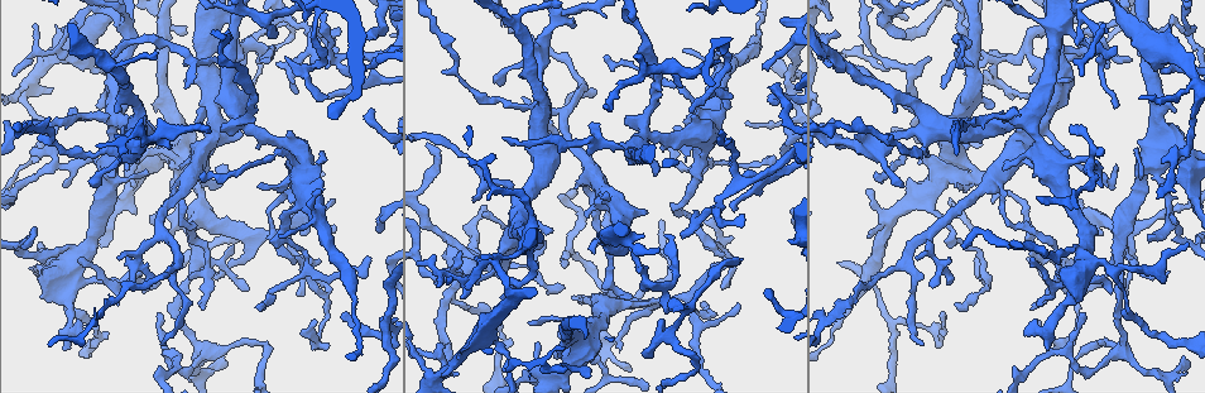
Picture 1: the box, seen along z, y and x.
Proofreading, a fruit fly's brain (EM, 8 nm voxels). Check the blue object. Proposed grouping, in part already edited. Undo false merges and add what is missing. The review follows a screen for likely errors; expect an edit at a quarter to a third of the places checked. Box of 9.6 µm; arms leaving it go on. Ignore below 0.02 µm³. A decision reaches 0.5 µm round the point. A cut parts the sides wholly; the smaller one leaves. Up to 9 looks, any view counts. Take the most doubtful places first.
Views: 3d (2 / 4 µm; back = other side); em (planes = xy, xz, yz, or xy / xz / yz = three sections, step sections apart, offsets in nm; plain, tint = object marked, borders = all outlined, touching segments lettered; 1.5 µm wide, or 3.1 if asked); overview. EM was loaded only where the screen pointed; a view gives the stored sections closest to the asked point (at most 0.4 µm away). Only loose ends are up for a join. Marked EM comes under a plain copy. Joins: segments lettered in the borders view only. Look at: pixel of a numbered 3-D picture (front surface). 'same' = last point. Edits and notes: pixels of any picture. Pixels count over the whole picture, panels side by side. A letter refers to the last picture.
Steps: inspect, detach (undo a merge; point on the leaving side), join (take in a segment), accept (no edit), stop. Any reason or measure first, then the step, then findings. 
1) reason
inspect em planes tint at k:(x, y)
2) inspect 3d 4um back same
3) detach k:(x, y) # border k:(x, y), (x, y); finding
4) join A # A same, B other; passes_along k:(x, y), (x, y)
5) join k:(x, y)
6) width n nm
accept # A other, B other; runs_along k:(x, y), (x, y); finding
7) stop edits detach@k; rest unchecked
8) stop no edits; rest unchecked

tapers out
inspect em planes tint at 1:(923, 343)

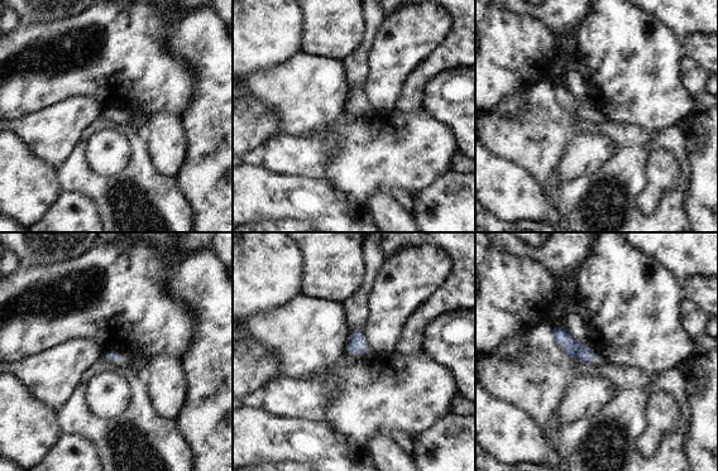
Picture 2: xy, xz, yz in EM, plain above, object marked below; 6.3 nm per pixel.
see the neighbours
inspect em planes borders same

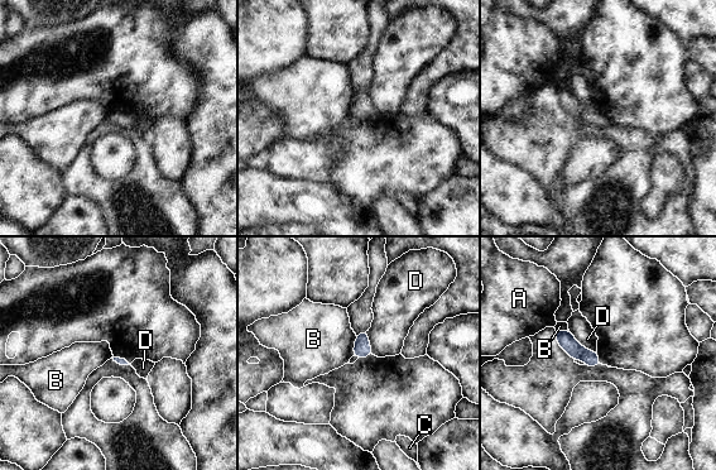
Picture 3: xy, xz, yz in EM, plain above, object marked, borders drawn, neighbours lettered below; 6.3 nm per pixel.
accept # A other, B other, C other, D other; border 3:(356, 336), (352, 355); none of them fits

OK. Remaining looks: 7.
branch stops here
inspect em yz step 4 borders at 1:(459, 353)

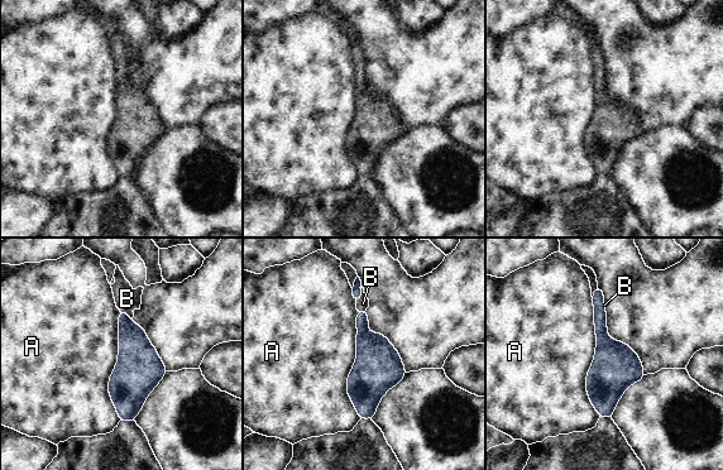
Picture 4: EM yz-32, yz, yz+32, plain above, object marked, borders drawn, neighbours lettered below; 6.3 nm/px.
longest_contact A 750 nm
join B # A other, B same; passes_along 4:(355, 291), (362, 295), (363, 303); it goes on there

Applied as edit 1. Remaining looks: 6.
tapers out
inspect em planes borders at 1:(82, 259)

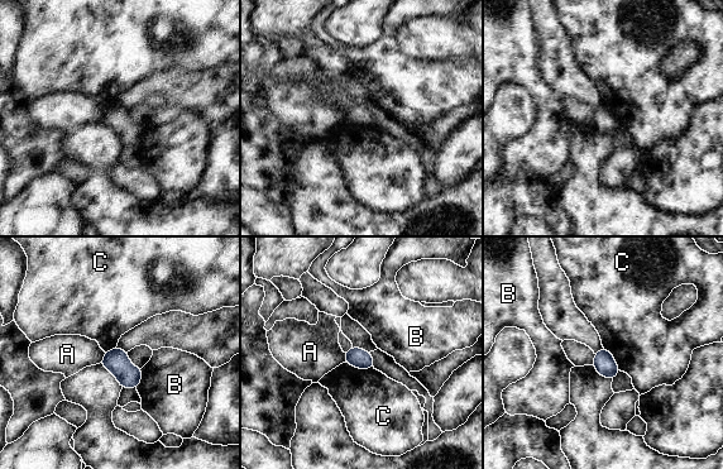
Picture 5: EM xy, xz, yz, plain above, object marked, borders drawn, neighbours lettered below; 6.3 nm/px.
accept # A other, B other, C other; border 5:(345, 362), (354, 367), (373, 368); none of them fits

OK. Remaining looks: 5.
sharp bend
inspect 3d 4um at 1:(1180, 27)

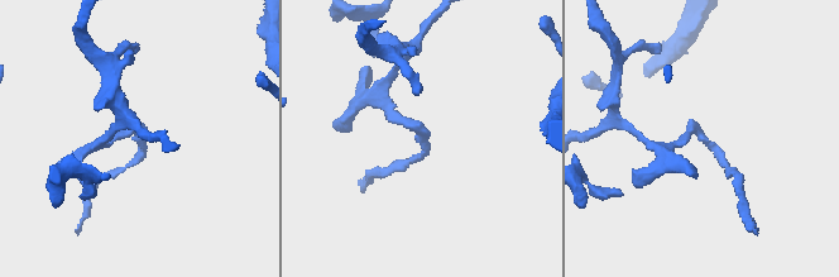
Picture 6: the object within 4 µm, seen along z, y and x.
inspect em planes borders at 6:(424, 135)

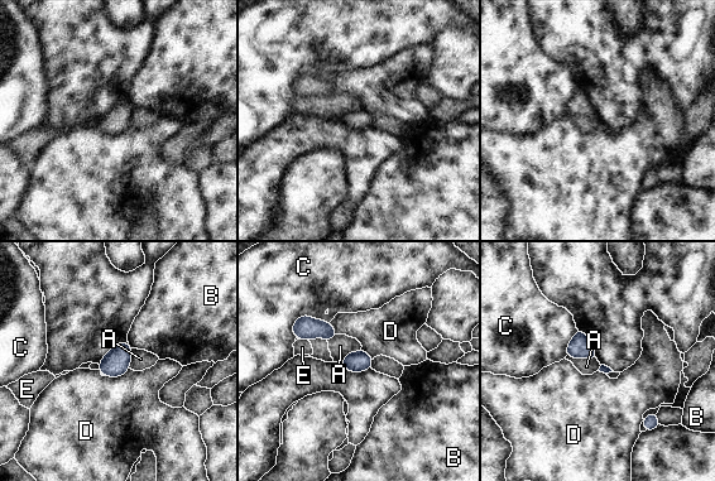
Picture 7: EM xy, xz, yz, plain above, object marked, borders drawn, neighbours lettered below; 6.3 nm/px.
longest_contact C 260 nm
accept # A other, B other, C other, D other, E other; one neuron here

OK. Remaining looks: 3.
stop edits join@4; rest unchecked

